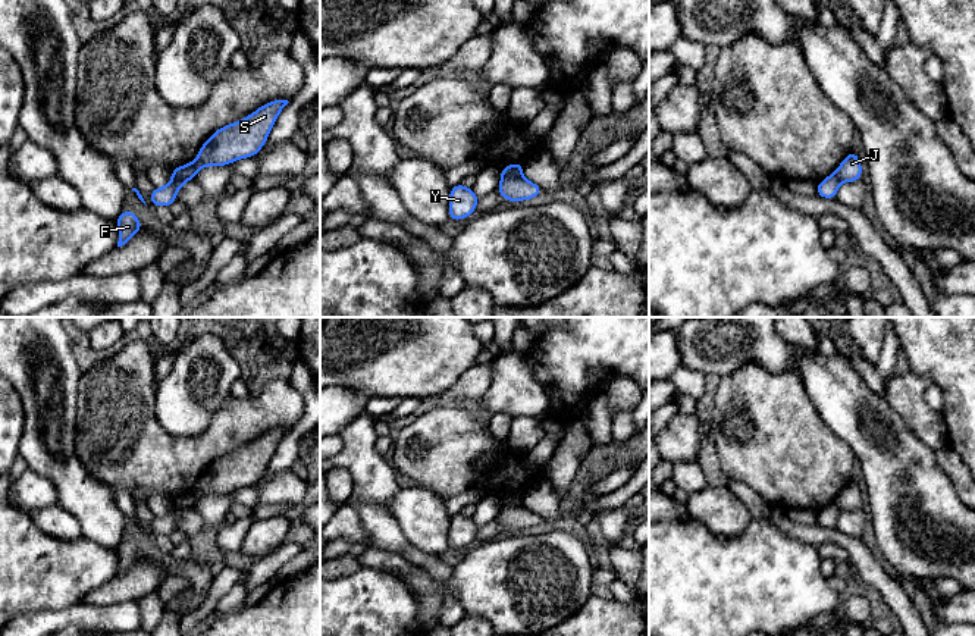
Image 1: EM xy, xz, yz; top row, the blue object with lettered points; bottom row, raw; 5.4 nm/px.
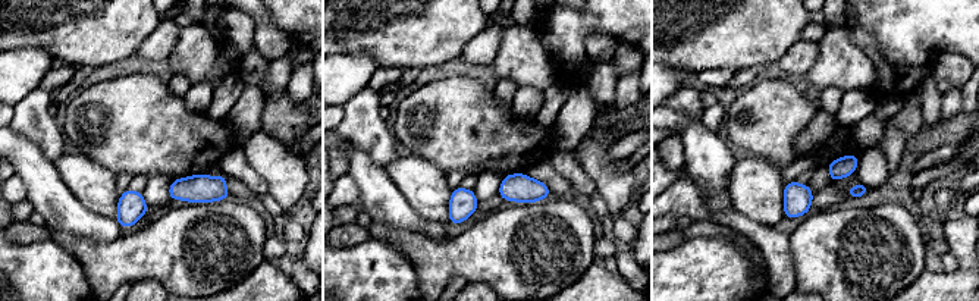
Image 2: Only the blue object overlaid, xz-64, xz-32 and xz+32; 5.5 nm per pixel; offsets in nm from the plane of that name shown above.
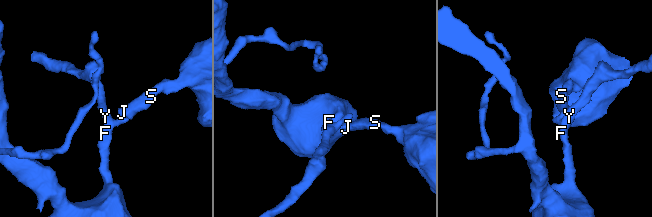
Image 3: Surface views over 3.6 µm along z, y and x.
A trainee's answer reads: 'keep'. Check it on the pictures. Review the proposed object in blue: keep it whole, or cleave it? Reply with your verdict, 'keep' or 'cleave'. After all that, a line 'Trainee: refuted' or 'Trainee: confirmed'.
cleave
Trainee: refuted

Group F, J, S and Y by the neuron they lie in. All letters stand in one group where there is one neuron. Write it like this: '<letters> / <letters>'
F Y / J S

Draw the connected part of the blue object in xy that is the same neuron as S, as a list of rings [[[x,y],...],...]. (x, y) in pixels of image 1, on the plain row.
[[[273,429],[245,448],[214,460],[200,477],[197,488],[172,498],[172,505],[189,510],[206,495],[226,495],[239,488],[254,486],[266,473],[280,439],[288,432],[288,429]]]

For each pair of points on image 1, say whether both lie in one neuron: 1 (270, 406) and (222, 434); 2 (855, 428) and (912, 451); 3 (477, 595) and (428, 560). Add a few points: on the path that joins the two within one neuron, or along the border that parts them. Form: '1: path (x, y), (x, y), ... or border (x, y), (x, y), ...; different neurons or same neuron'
1: path (259, 413), (234, 426); same neuron
2: path (870, 431), (892, 451), (897, 451); same neuron
3: border (416, 566), (420, 566), (439, 582), (454, 570); different neurons

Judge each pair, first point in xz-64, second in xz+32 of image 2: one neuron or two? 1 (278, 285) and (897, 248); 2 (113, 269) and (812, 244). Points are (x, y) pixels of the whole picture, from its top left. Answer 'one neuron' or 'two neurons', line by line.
1: two neurons
2: one neuron

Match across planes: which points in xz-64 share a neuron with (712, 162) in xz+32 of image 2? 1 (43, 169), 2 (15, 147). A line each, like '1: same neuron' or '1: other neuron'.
1: other neuron
2: other neuron

